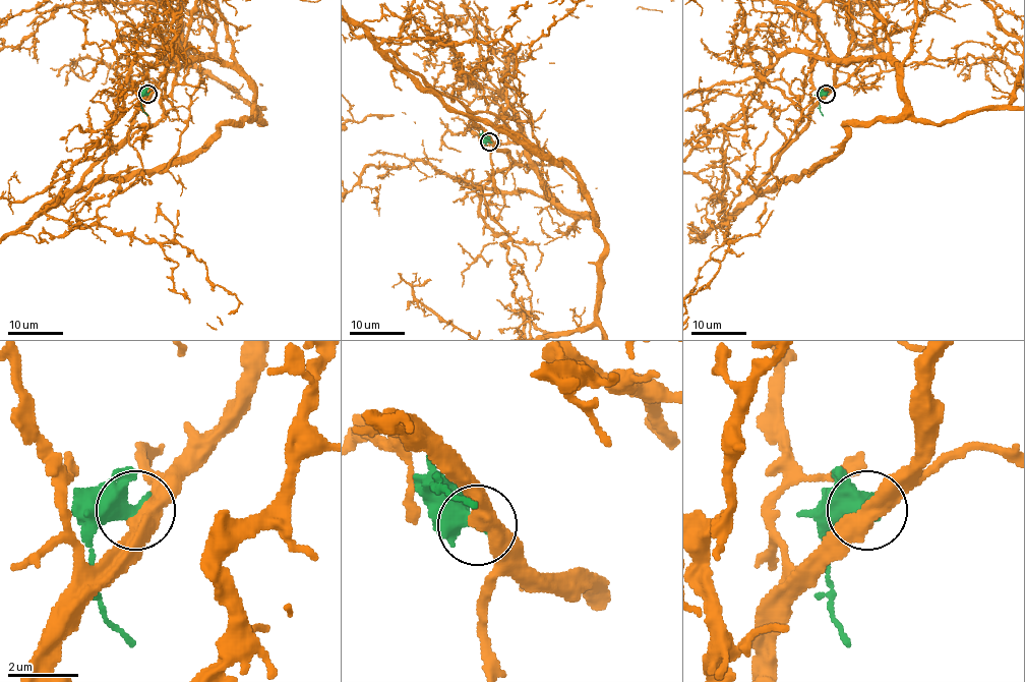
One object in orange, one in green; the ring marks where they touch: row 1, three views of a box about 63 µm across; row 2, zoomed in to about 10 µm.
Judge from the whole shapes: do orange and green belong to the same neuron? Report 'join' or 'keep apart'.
keep apart

